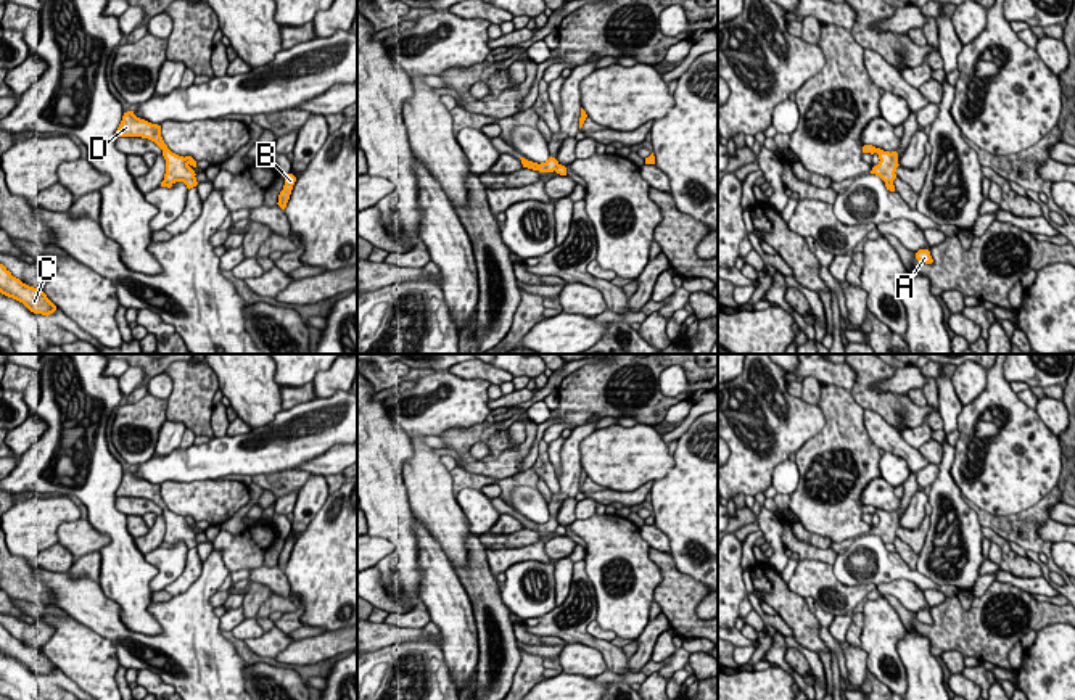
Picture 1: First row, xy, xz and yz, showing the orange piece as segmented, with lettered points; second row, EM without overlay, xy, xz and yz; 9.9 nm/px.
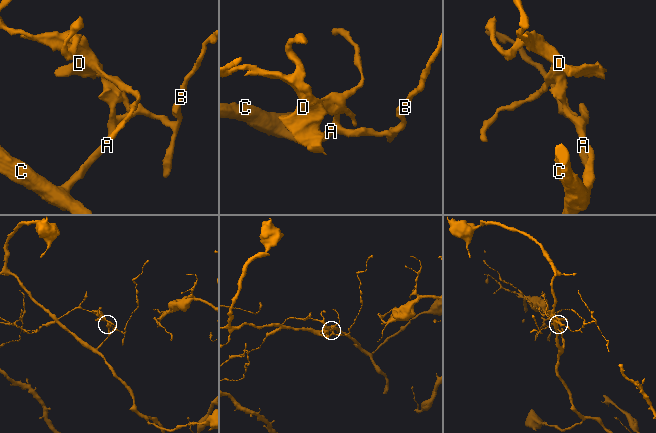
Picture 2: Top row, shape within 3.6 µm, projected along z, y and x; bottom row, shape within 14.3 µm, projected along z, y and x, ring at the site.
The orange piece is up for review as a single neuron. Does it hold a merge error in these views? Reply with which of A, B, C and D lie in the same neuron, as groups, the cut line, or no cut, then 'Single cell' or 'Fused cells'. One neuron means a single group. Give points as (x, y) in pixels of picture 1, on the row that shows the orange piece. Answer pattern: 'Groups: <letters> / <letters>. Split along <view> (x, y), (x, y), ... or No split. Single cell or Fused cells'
Groups: A B C / D. Split along xy (163, 181), (171, 184). Fused cells

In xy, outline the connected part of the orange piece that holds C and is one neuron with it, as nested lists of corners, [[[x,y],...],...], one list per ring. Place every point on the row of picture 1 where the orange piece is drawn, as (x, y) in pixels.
[[[0,264],[0,293],[23,303],[34,314],[48,317],[56,311],[42,290],[23,283],[3,264]]]

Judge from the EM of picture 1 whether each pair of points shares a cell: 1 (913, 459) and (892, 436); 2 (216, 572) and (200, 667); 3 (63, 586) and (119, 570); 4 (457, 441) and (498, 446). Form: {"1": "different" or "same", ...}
{"1": "same", "2": "same", "3": "different", "4": "same"}

